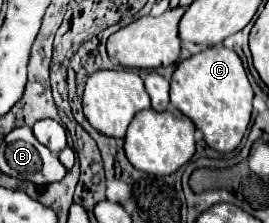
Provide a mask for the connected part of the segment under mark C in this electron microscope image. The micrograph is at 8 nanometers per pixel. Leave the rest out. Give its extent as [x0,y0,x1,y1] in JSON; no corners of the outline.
[169,47,253,153]

